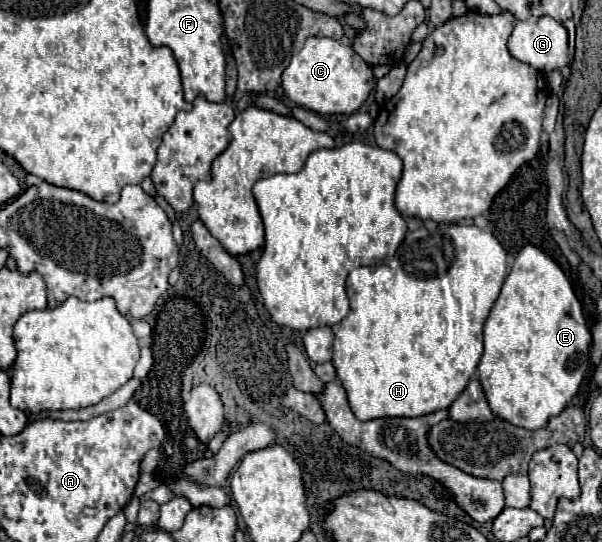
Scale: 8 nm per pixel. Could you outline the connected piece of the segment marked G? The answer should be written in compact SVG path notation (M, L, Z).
M530 17L526 21L516 21L514 31L508 39L508 51L514 59L528 63L542 73L552 69L562 69L570 63L568 33L564 25L554 21L552 17Z

